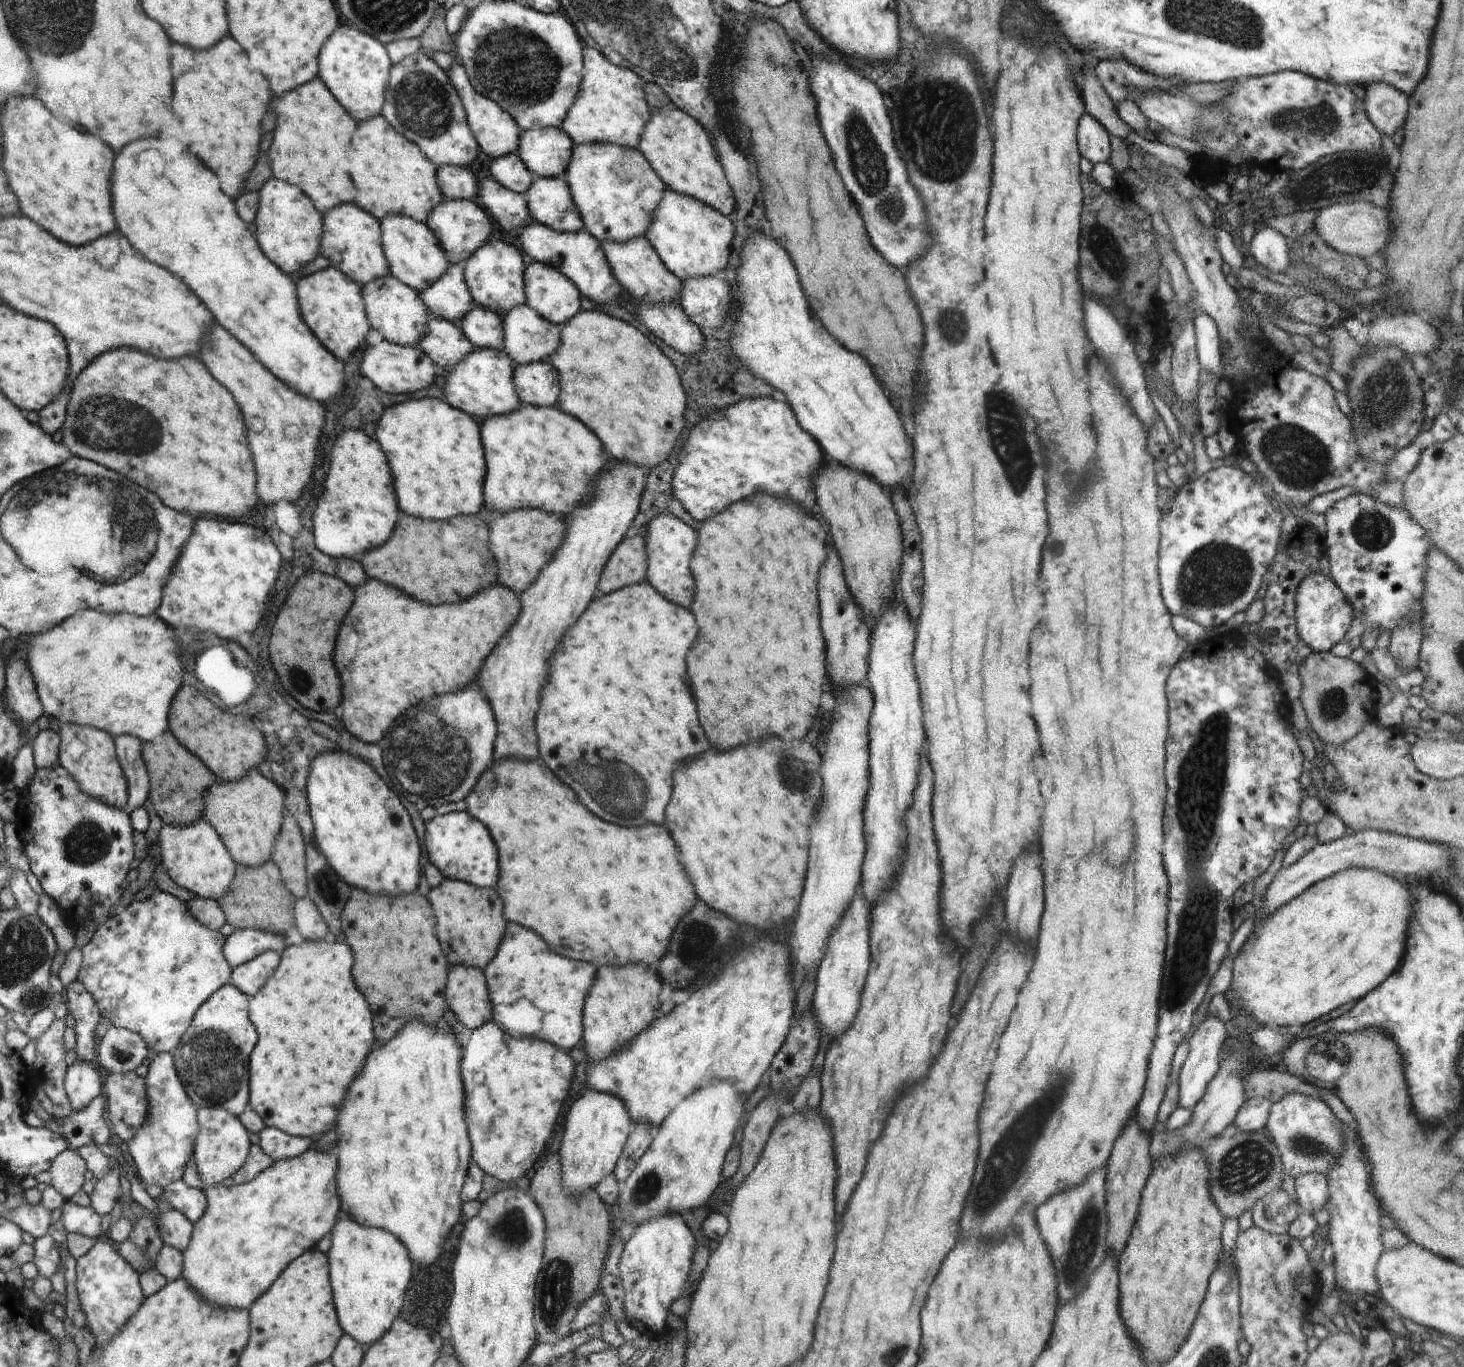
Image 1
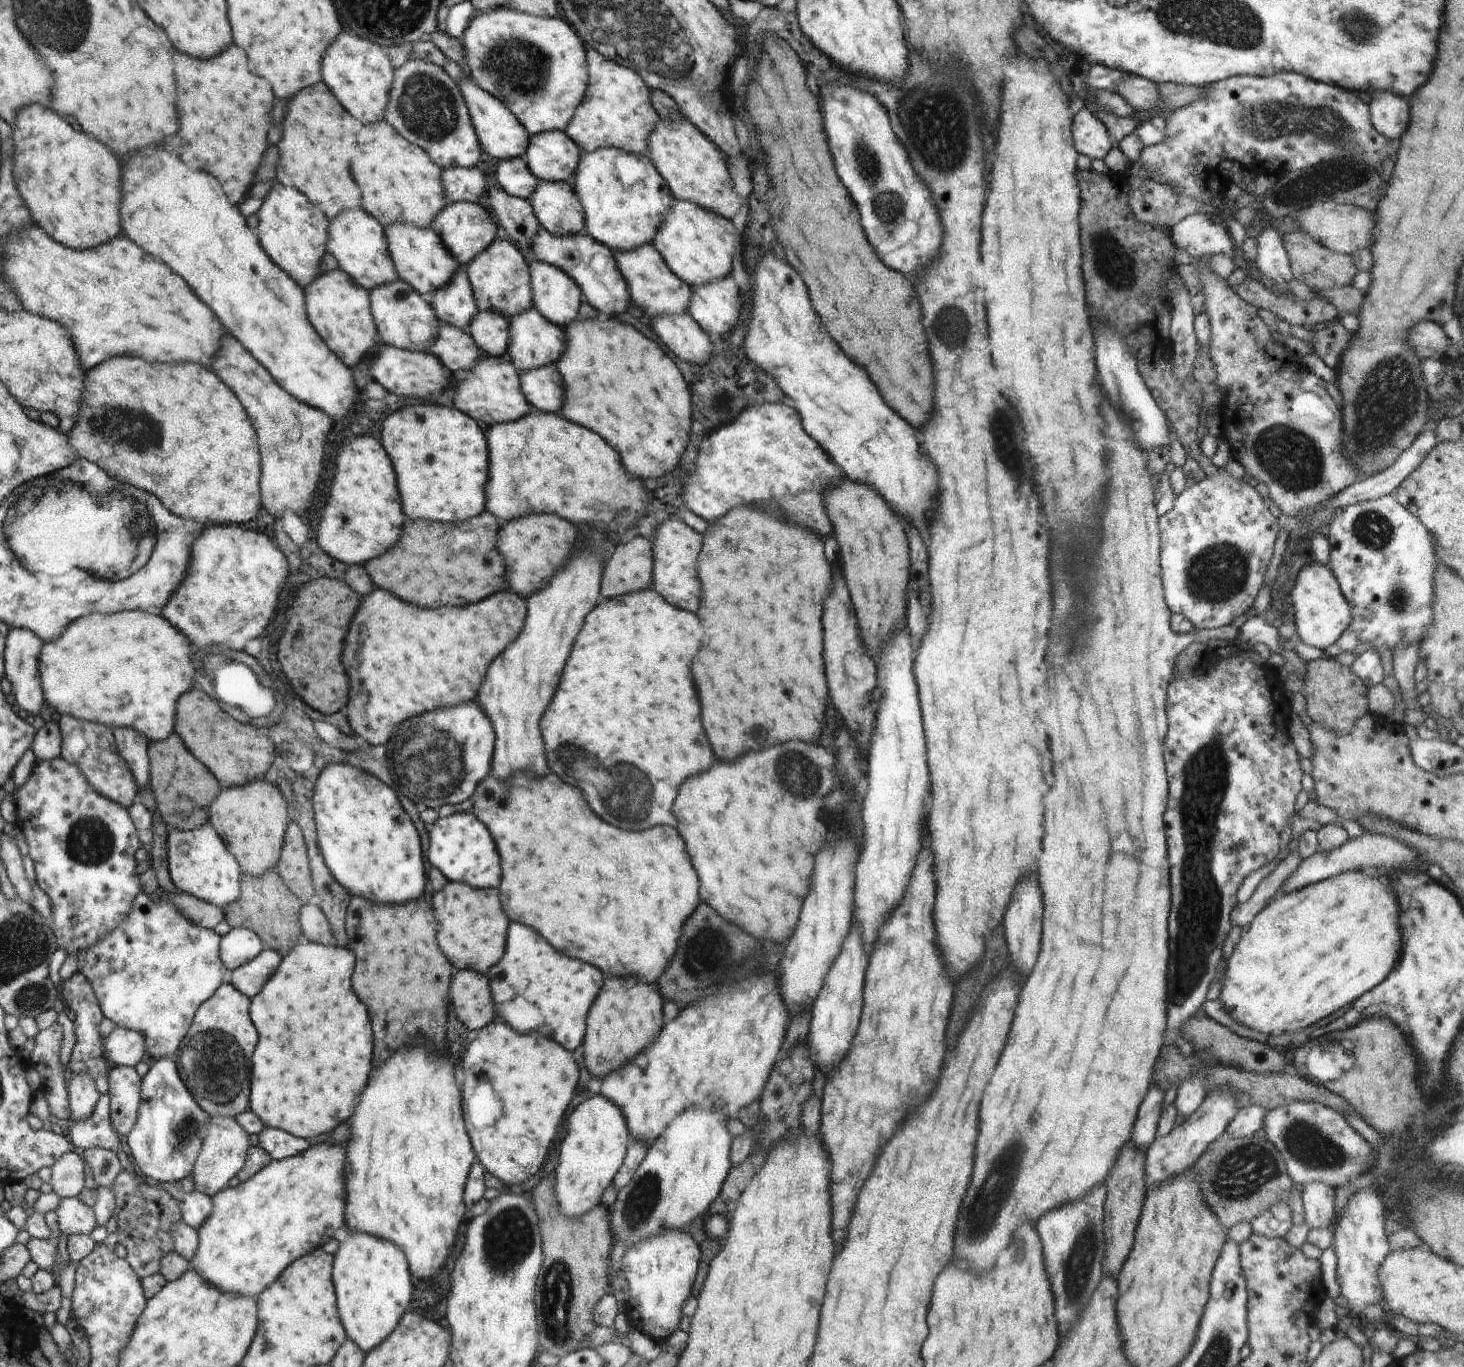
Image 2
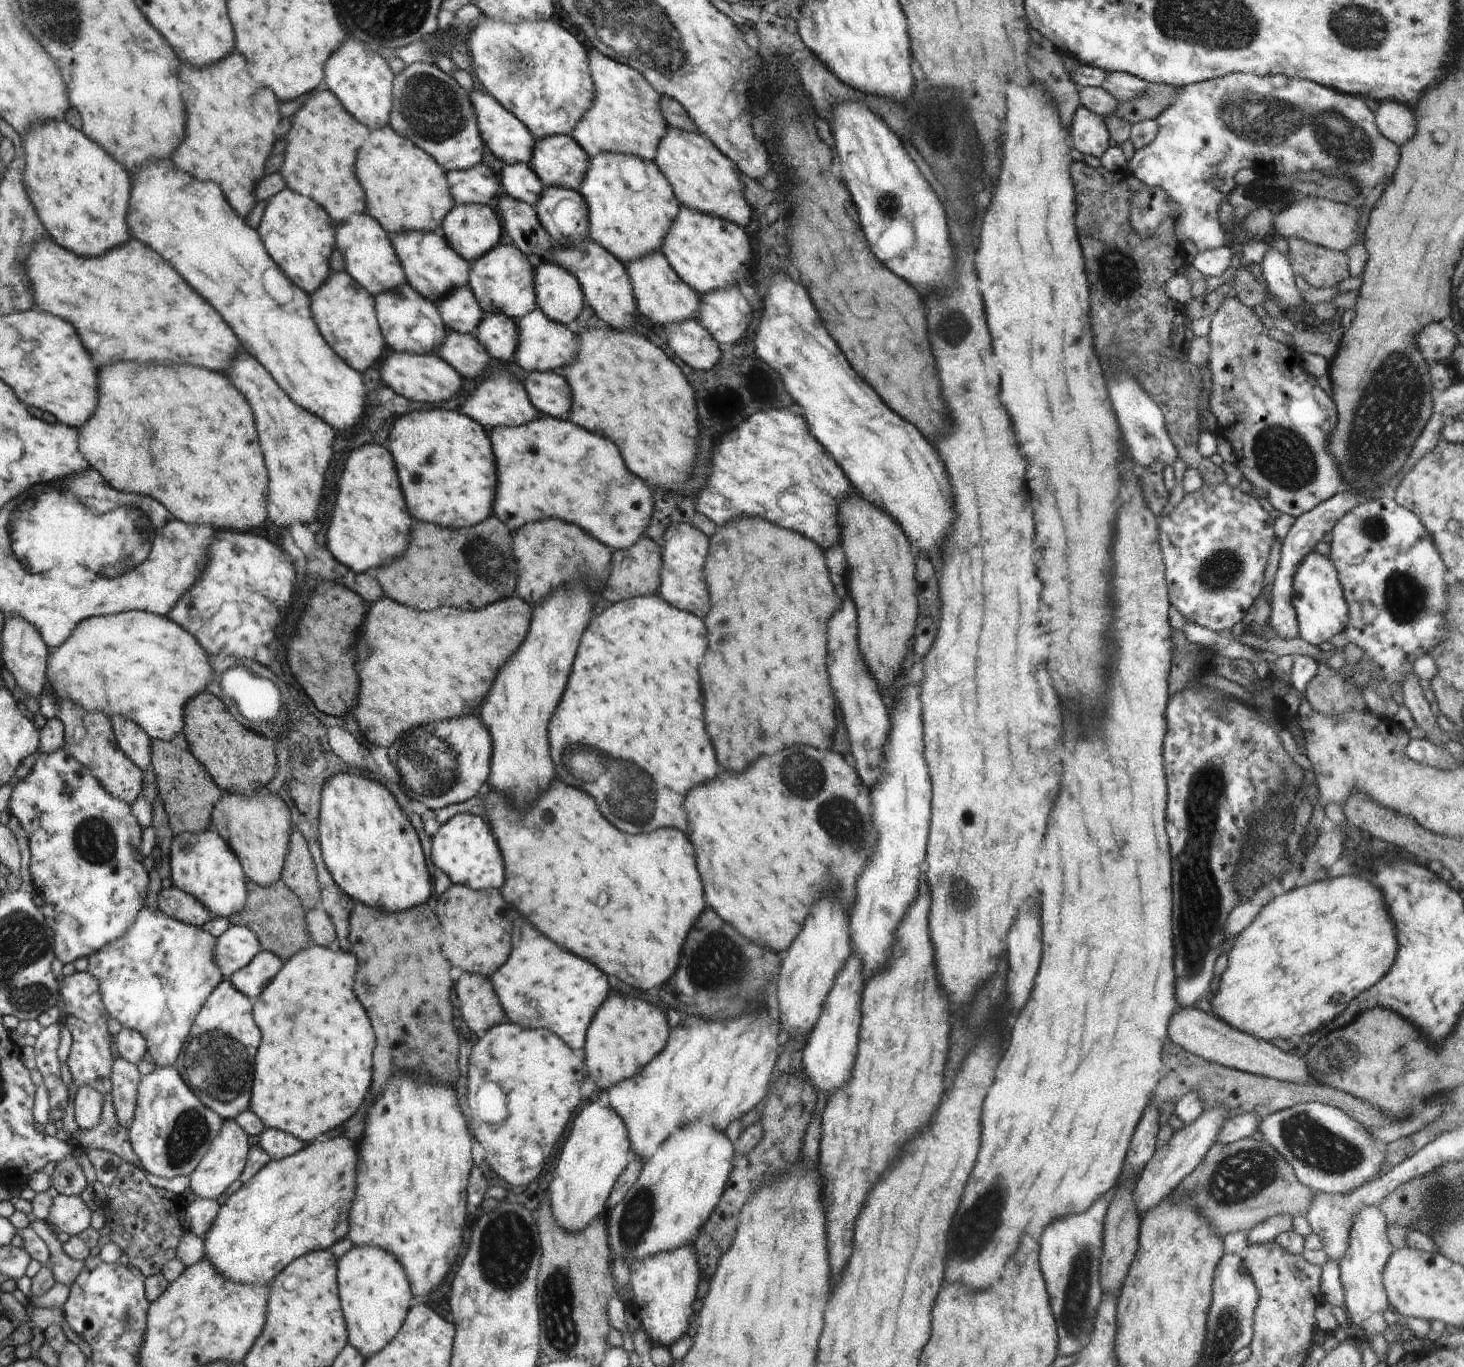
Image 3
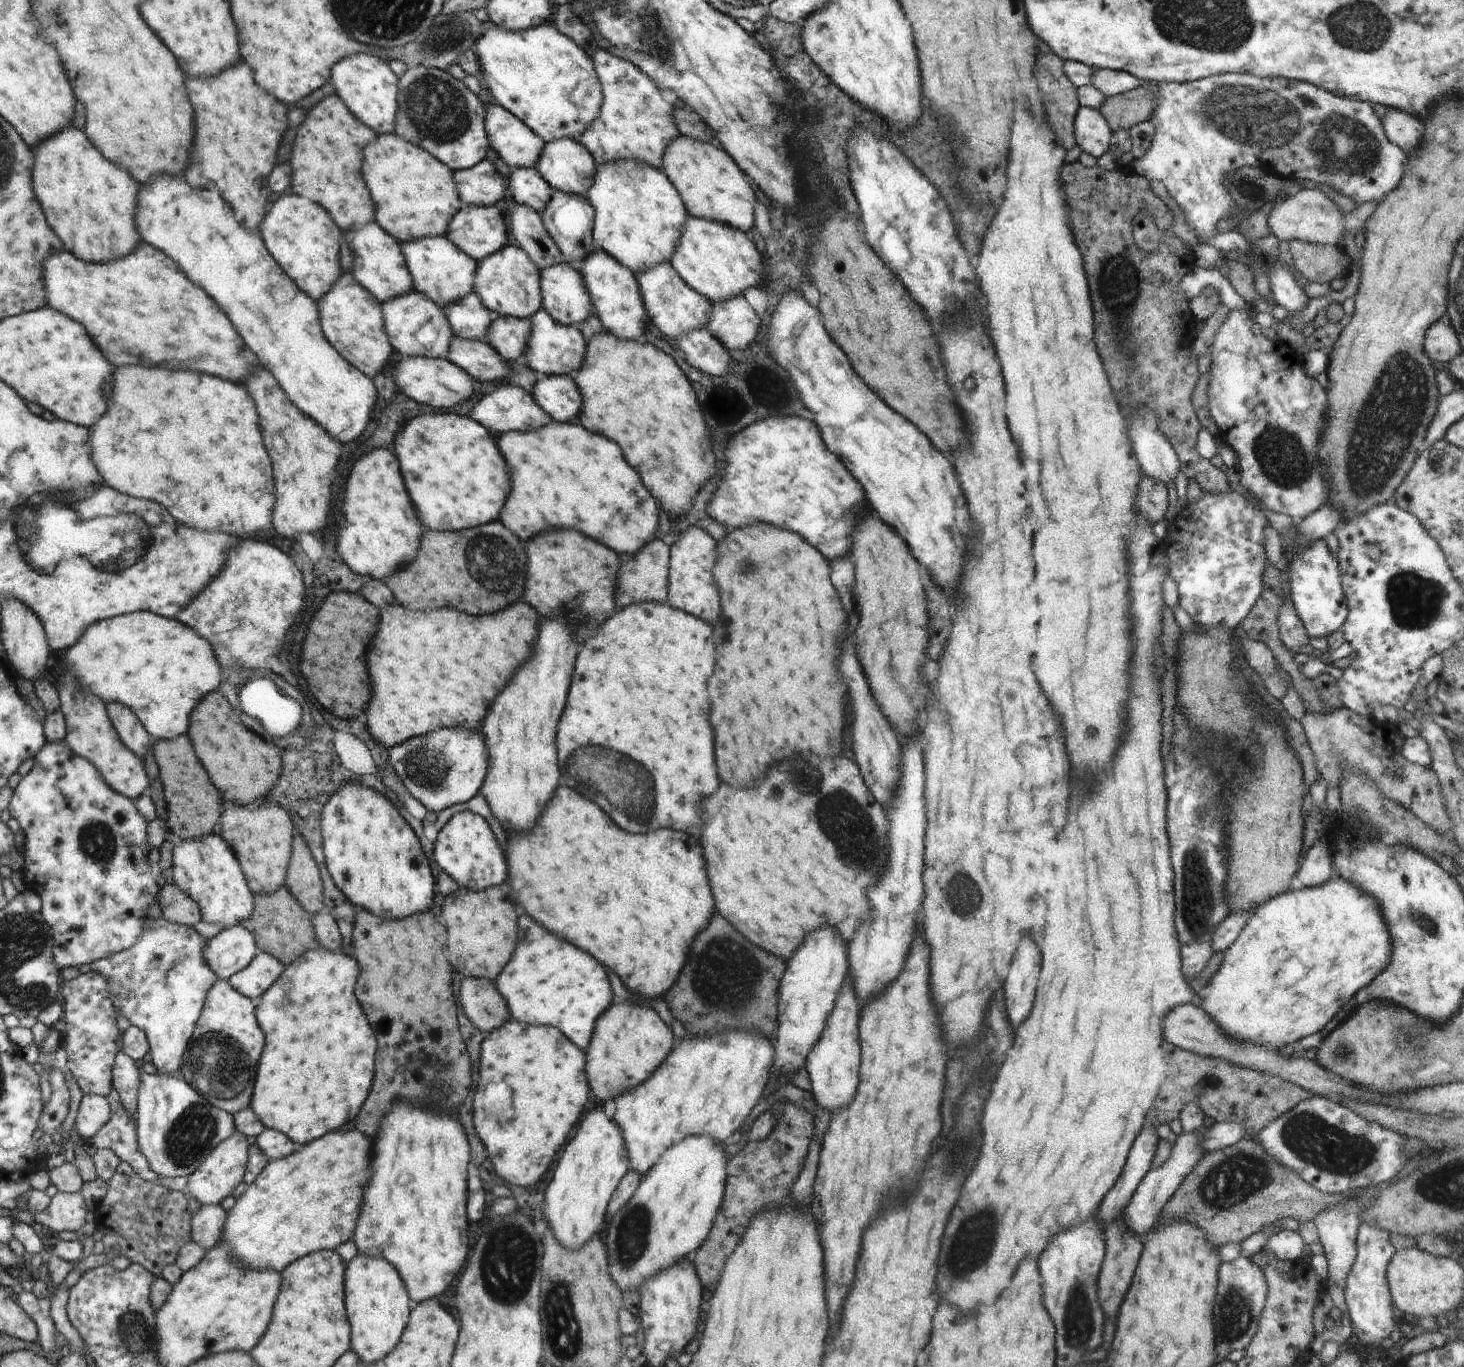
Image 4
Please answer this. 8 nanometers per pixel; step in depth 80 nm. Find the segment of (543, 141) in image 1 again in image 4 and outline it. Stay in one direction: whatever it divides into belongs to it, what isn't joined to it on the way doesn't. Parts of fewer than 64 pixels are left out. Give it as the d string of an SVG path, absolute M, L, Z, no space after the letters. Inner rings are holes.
M560 138L546 142L535 169L552 189L585 196L598 171L598 162L578 141Z

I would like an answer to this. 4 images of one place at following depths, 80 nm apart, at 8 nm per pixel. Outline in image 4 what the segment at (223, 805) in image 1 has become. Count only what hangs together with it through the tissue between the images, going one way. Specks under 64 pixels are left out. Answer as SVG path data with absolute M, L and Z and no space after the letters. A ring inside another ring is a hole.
M263 800L248 807L229 802L220 824L218 833L234 850L254 895L270 894L284 886L290 870L290 850L293 850L292 818L285 808L264 804Z

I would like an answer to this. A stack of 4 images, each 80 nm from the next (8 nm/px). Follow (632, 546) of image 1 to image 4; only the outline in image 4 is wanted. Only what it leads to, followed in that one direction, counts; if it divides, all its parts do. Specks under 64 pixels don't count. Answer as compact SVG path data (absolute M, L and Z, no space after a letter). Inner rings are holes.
M656 539L648 543L643 551L626 555L619 554L622 569L618 576L618 585L615 592L617 608L626 608L634 603L650 601L668 604L670 592L670 556L671 549L668 540Z

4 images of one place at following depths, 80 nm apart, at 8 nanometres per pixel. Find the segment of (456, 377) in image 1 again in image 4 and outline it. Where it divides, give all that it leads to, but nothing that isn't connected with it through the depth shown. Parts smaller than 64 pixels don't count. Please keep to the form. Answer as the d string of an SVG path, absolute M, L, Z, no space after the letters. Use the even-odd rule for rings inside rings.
M509 384L501 385L494 392L484 395L474 406L470 416L486 428L492 429L492 432L497 432L498 436L510 431L533 431L554 422L551 415L540 408L532 394Z

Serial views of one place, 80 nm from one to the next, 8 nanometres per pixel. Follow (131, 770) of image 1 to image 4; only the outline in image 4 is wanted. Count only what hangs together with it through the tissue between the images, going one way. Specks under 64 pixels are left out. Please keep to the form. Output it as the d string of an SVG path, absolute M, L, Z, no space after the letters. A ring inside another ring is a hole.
M108 701L105 704L110 722L119 731L123 743L141 759L145 758L146 751L150 749L152 736L144 728L139 717L131 708L125 707L119 702Z

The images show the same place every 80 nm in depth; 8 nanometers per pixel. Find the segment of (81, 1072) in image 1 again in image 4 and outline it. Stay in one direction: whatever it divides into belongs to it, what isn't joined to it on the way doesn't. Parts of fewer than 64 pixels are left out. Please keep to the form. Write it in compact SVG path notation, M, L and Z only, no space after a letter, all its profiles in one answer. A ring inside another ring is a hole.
M84 1095L76 1116L75 1127L84 1143L111 1119L111 1105L102 1095Z

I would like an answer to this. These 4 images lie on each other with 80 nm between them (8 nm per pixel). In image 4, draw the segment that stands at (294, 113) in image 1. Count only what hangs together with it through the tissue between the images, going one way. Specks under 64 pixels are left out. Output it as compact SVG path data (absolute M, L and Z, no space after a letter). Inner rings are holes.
M336 94L316 104L296 132L296 144L290 160L294 174L292 190L316 200L316 204L324 204L327 212L336 216L334 221L344 233L361 229L364 224L376 220L376 204L372 204L360 172L364 158L362 150L374 142L376 136L378 134L356 117Z

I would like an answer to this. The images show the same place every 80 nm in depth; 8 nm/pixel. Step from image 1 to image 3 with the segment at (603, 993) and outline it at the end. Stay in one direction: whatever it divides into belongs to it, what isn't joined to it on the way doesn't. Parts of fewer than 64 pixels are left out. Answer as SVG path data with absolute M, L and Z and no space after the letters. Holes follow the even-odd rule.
M613 990L611 998L596 1012L587 1031L584 1056L587 1060L589 1080L601 1090L607 1091L625 1080L632 1079L664 1052L668 1040L666 1015L662 1014L655 1004Z

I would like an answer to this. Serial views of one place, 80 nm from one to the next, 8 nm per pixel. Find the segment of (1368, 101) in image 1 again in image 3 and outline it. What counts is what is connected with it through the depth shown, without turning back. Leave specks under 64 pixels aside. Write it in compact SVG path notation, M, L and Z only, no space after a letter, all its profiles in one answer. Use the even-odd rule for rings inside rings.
M1396 100L1380 102L1374 111L1374 122L1379 132L1394 144L1398 144L1398 147L1406 144L1416 132L1412 108Z

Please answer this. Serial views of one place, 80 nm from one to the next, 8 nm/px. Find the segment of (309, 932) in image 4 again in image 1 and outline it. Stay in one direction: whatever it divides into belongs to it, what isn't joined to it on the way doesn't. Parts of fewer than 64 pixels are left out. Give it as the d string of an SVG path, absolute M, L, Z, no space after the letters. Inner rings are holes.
M272 860L262 867L252 868L237 864L236 880L231 885L231 892L223 897L218 904L225 912L225 919L235 929L258 929L268 933L277 933L287 939L296 932L297 899L284 884L282 873Z

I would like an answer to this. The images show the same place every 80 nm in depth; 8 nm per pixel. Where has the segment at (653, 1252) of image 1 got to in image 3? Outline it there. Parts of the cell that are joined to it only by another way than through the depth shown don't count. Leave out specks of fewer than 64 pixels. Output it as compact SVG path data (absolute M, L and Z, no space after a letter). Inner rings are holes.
M692 1244L630 1265L630 1283L634 1292L631 1309L634 1316L640 1319L649 1341L668 1347L686 1334L690 1318L695 1315L692 1304L697 1299L701 1277Z

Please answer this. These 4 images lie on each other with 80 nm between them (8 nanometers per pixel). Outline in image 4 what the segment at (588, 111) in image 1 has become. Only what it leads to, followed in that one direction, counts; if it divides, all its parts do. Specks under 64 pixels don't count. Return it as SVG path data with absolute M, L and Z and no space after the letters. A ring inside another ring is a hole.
M602 49L592 55L592 60L603 88L603 107L595 123L578 142L598 164L633 159L662 169L667 149L681 136L675 124L675 105L668 104L655 82L631 61Z

